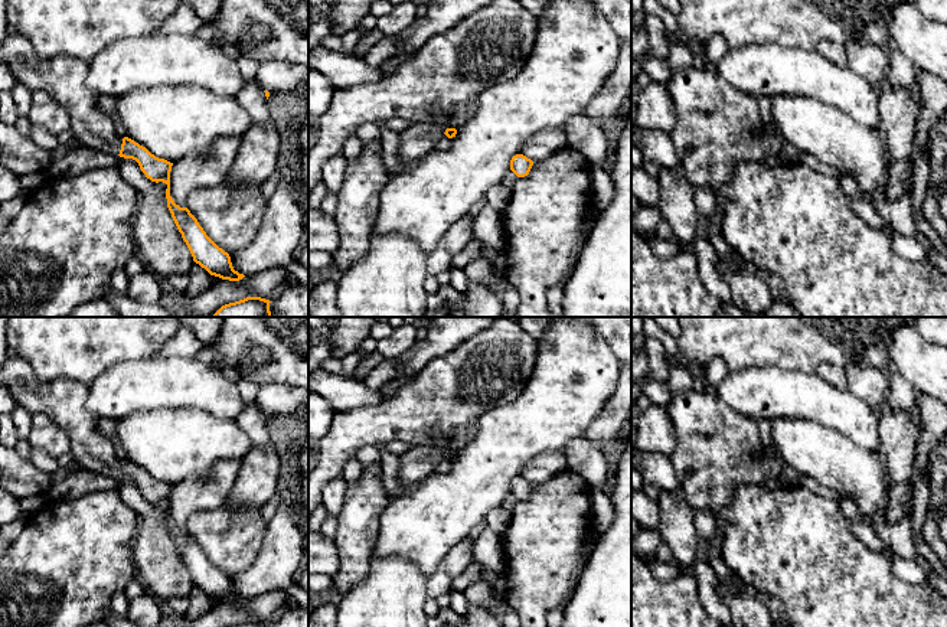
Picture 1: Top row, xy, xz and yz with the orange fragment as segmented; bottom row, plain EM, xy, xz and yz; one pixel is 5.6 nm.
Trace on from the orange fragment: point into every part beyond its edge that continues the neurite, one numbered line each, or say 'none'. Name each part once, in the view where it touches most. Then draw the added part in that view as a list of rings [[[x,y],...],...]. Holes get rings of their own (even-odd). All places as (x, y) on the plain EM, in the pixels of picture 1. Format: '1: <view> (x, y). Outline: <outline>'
1: xy (64, 401). Outline: [[[7,357],[0,369],[0,386],[10,389],[19,406],[32,415],[45,414],[71,440],[71,454],[89,471],[120,477],[123,461],[99,427],[99,417],[86,406],[88,386],[66,378],[40,382],[20,357]]]

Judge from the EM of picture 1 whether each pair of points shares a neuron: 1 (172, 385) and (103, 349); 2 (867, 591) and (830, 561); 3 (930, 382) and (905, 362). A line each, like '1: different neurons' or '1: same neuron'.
1: different neurons
2: same neuron
3: same neuron

